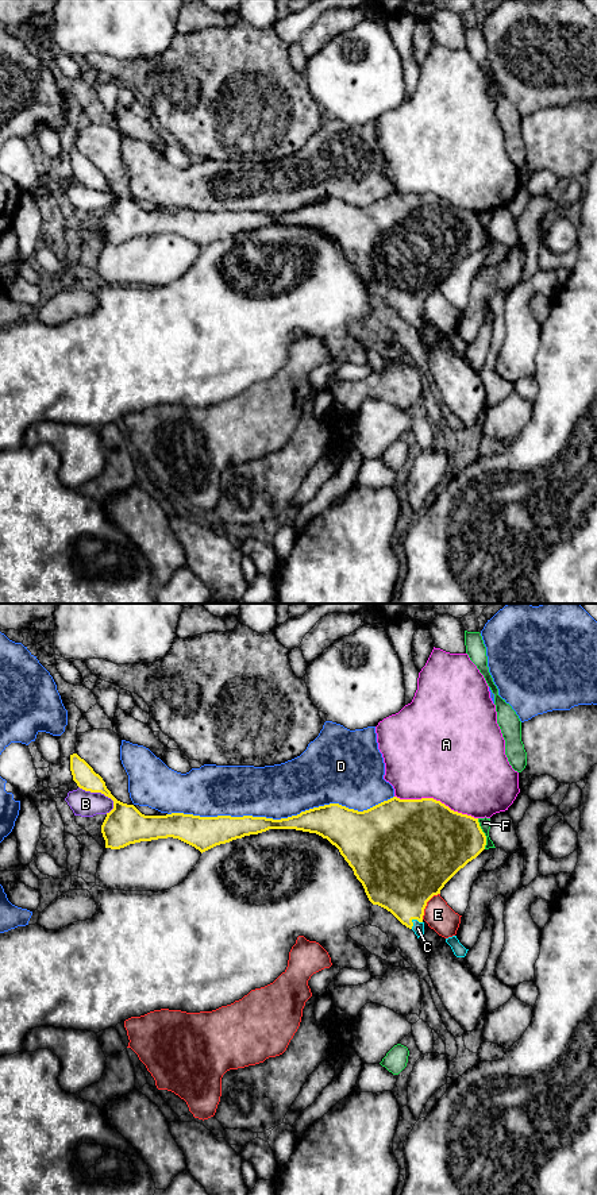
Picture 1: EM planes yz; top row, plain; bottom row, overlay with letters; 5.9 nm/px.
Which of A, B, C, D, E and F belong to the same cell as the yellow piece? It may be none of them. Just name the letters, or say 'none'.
C

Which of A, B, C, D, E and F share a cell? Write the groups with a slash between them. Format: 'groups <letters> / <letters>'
groups A / B / C / D / E / F

